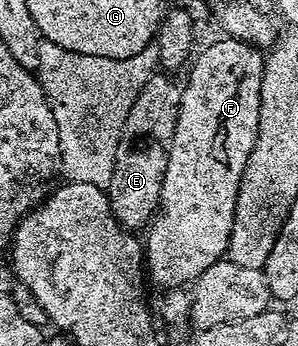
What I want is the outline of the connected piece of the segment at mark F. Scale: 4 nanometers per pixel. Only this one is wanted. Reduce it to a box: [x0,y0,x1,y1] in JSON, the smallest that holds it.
[146,36,265,291]

